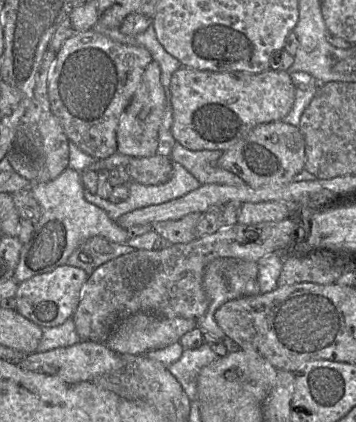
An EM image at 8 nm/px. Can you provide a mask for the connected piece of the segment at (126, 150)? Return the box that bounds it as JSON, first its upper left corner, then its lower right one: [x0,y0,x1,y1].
[116,60,165,158]

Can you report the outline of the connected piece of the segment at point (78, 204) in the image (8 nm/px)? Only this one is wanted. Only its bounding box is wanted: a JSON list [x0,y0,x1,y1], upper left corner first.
[13,168,128,284]

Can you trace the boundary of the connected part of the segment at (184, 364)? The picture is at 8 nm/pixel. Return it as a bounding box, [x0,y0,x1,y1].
[166,344,218,401]

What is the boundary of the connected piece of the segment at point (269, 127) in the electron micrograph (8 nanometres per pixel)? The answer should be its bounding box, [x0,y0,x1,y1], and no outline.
[219,120,305,187]

